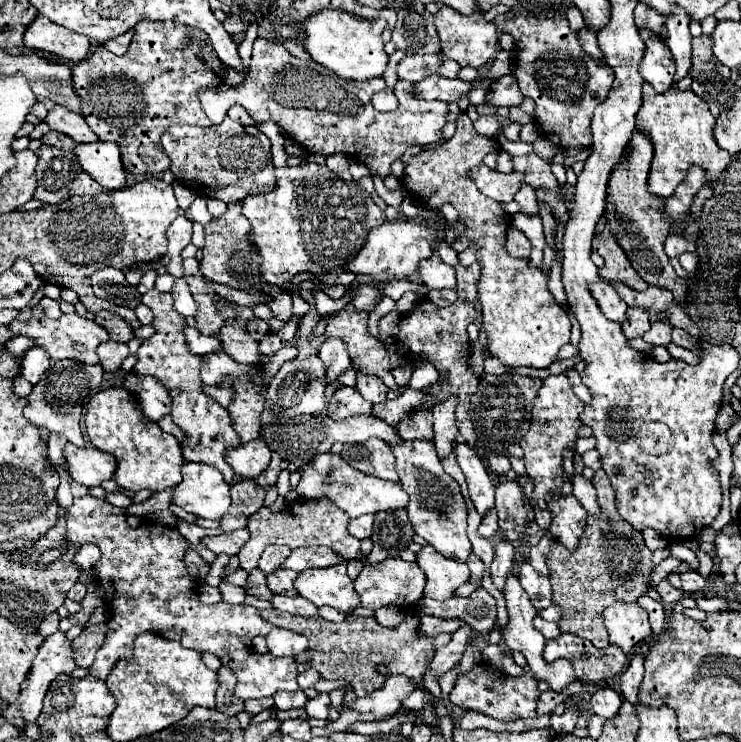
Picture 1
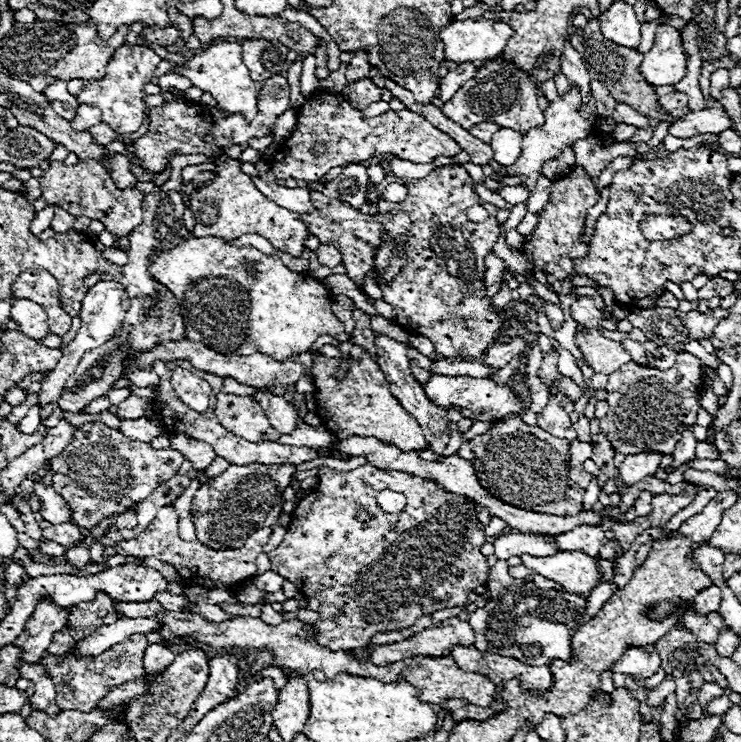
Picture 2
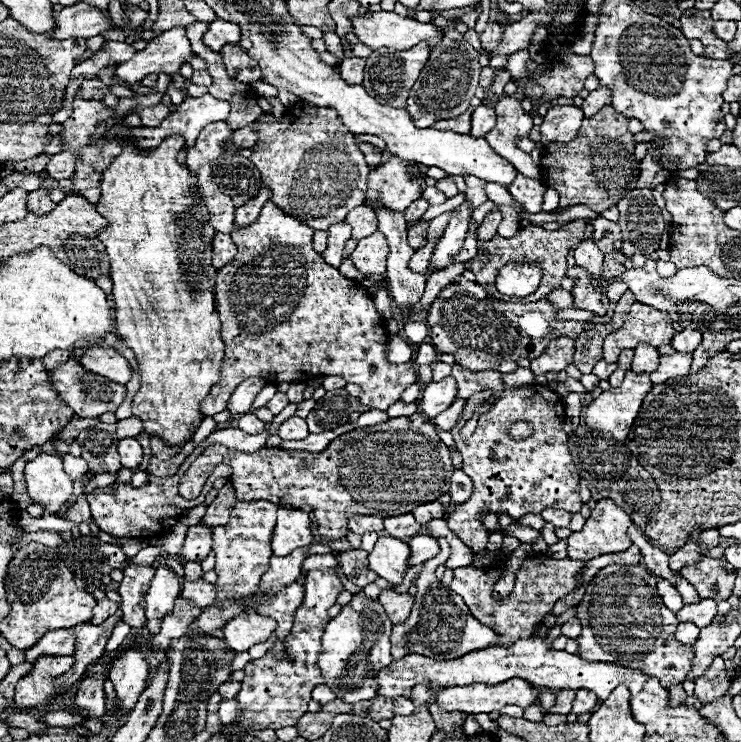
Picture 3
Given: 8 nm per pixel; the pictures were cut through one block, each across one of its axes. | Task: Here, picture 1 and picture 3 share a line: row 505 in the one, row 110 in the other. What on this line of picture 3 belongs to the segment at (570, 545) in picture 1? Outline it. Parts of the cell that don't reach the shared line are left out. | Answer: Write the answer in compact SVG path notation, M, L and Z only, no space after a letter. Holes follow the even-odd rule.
M552 106L540 126L542 132L540 144L542 146L548 146L552 142L568 144L578 136L582 120L584 116L578 106Z

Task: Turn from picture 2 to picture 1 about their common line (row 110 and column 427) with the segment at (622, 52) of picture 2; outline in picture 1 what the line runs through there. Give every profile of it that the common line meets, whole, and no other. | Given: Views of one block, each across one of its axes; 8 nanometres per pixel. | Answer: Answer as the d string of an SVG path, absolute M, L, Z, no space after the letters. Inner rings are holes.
M262 610L260 616L268 620L270 624L308 636L308 652L302 652L294 660L298 664L310 664L314 670L320 672L324 680L336 680L336 678L348 680L356 696L366 696L368 692L380 690L384 686L386 674L378 672L380 664L386 666L388 674L404 674L410 680L416 680L416 686L422 688L424 668L428 668L428 660L432 660L434 656L432 638L422 636L416 630L418 628L416 616L406 616L404 622L396 630L380 626L376 618L362 618L356 614L348 614L338 624L328 622L320 616L300 618L288 612L280 612L280 610Z

